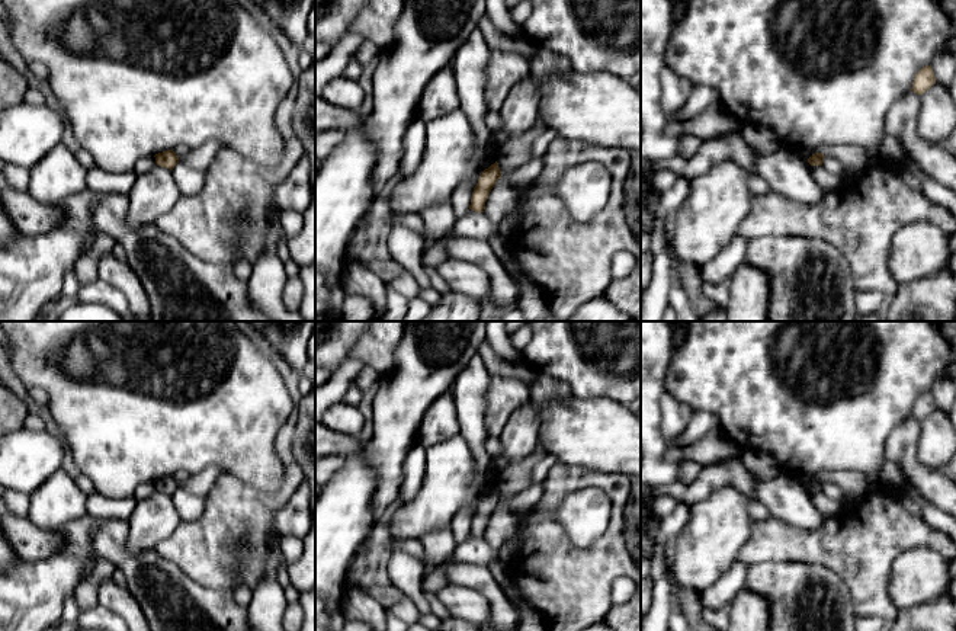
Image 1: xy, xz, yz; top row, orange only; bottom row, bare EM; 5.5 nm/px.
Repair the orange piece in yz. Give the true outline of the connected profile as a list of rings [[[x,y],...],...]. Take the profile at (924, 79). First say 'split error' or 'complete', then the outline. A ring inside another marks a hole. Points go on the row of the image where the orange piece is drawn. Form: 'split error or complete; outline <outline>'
complete; outline [[[931,65],[923,67],[912,81],[912,92],[917,95],[925,93],[933,84],[936,84],[936,77]]]

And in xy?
complete; outline [[[173,150],[163,151],[154,156],[155,164],[173,170],[174,166],[179,163],[179,157]]]

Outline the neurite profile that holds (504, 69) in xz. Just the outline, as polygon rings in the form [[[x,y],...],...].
[[[491,49],[485,68],[485,100],[491,110],[500,110],[511,87],[530,74],[530,61],[519,54]]]

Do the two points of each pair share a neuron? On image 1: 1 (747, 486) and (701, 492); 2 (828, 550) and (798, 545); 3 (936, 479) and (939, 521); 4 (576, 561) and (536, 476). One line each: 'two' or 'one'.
1: one
2: one
3: two
4: two

